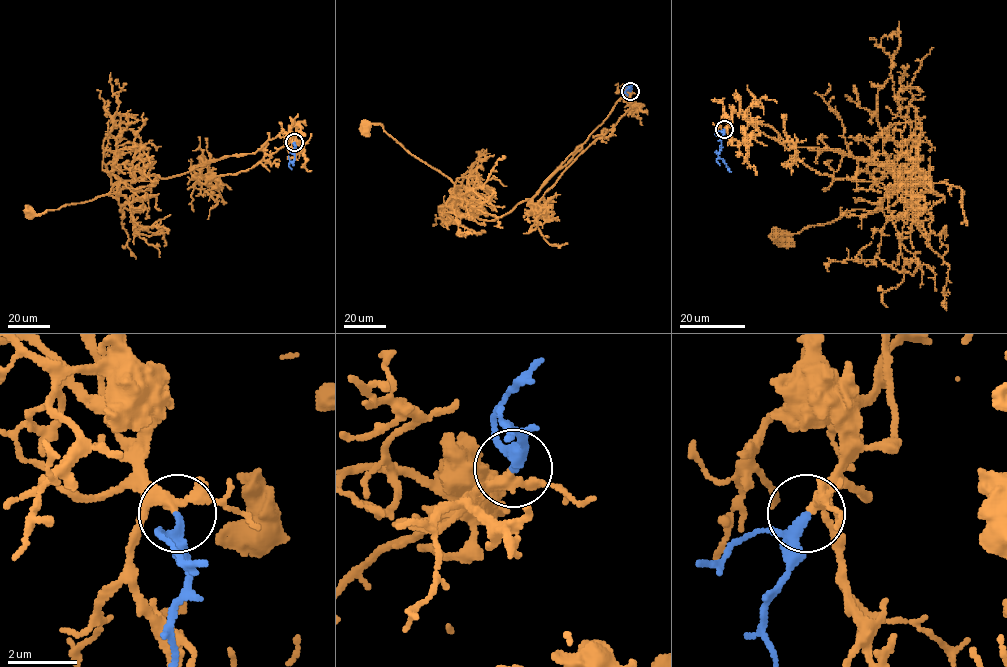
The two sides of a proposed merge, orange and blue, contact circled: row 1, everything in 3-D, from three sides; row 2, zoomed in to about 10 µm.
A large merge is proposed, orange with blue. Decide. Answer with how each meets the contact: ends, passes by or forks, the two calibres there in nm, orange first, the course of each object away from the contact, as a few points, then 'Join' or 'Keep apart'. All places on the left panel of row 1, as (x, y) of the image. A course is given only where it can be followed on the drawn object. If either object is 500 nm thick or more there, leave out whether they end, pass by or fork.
At the ring orange forks. At the ring blue passes by. Thickness 240 nm (orange) against 200 nm. Course of orange: (294, 142), (282, 132), (255, 153), (207, 161), (166, 178), (144, 175), (120, 181), (118, 195), (29, 212). Course of blue: (294, 142), (294, 159), (288, 164), (292, 170). Join

